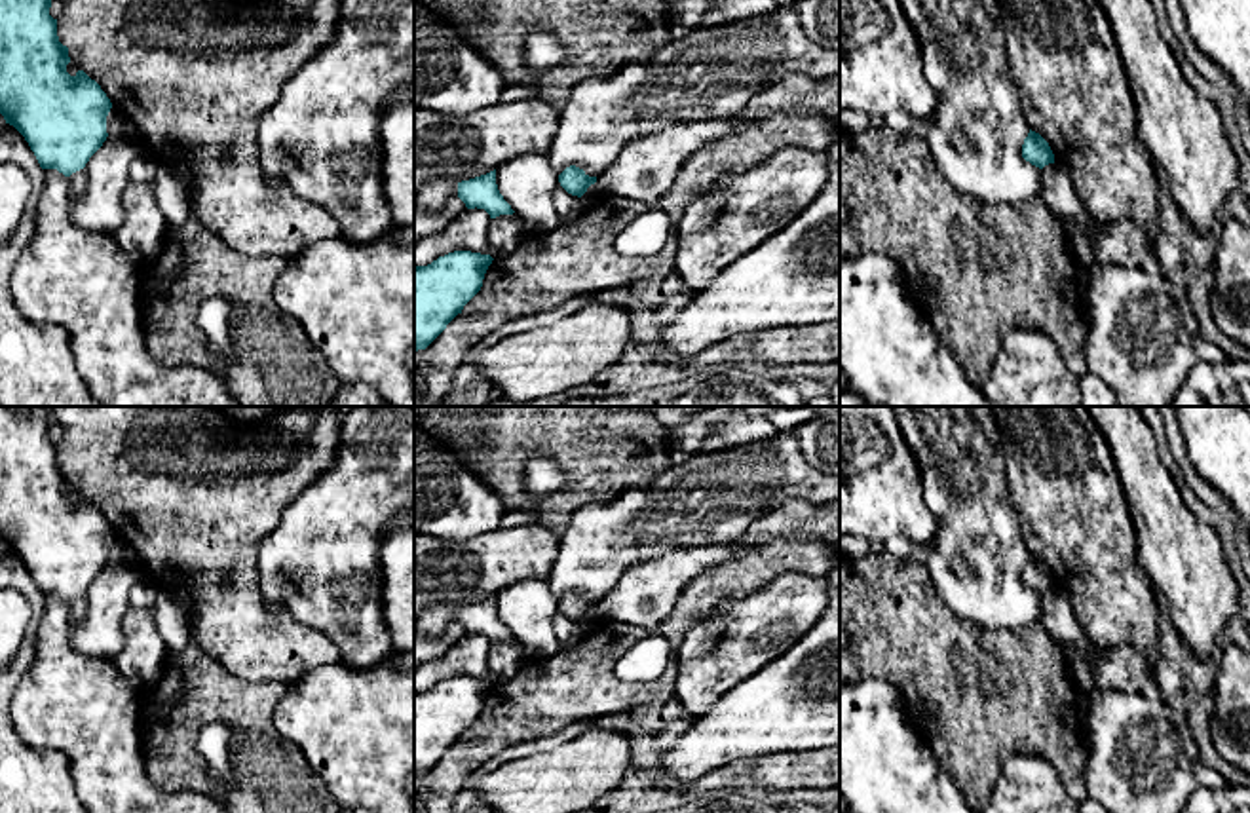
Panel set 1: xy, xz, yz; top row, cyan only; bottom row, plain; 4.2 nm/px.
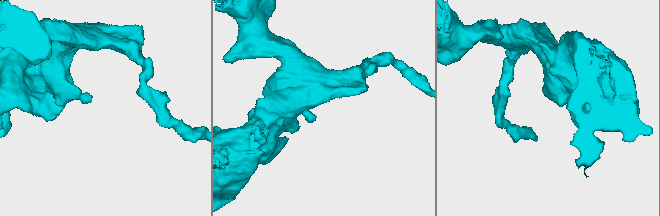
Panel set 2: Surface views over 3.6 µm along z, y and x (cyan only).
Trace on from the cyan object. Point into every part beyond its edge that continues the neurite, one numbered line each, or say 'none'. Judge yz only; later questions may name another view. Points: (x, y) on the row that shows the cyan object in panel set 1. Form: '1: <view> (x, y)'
none

